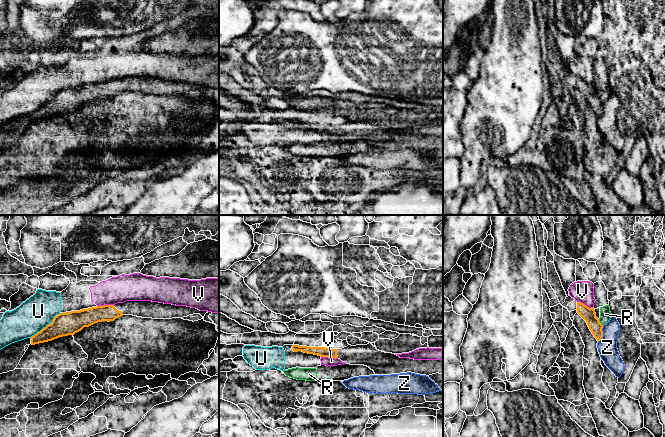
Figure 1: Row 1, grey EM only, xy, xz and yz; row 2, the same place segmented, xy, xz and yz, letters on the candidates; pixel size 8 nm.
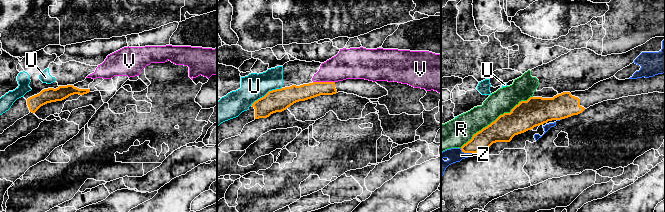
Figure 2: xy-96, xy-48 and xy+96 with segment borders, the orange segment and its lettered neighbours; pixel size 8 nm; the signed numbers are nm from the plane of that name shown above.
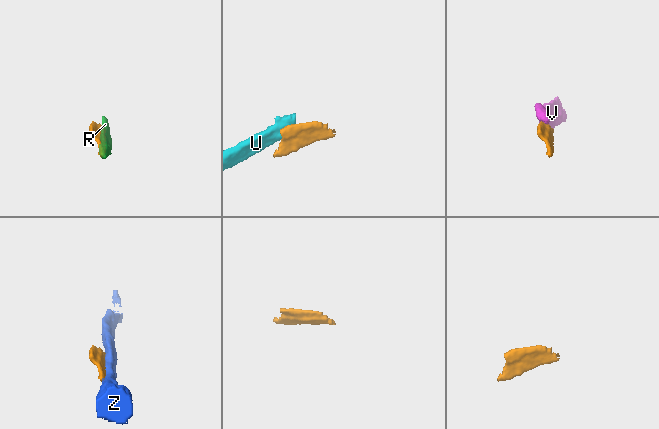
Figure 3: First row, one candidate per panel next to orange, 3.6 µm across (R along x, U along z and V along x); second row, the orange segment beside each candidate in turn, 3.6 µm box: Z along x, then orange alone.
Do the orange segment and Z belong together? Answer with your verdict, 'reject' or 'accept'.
reject

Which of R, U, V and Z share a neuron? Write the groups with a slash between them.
R / U V / Z

